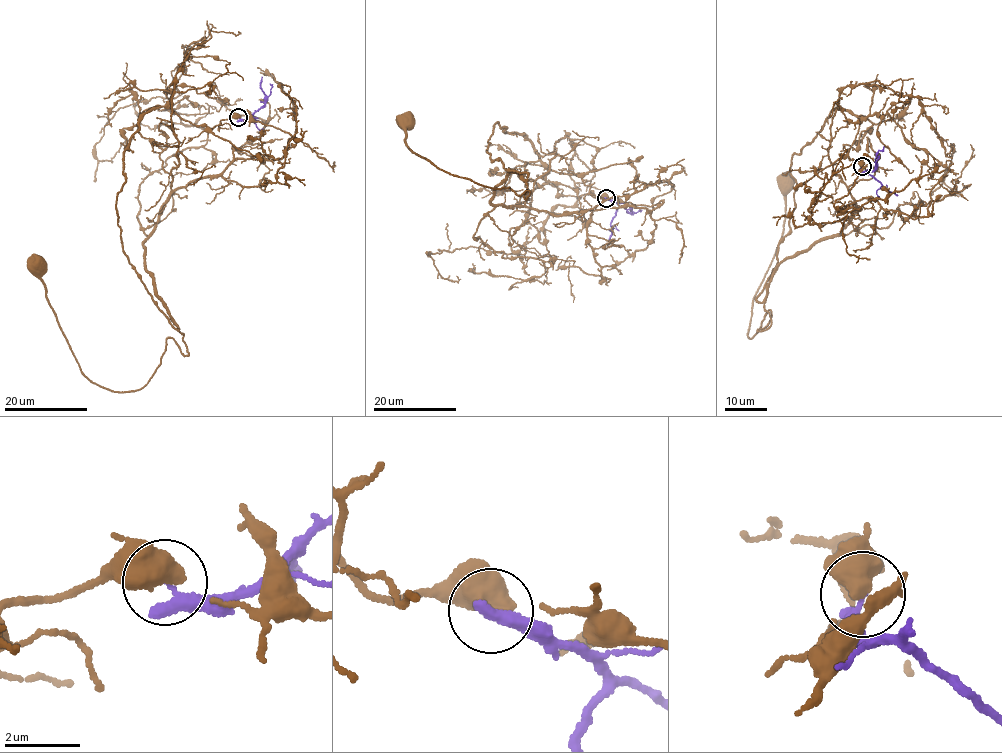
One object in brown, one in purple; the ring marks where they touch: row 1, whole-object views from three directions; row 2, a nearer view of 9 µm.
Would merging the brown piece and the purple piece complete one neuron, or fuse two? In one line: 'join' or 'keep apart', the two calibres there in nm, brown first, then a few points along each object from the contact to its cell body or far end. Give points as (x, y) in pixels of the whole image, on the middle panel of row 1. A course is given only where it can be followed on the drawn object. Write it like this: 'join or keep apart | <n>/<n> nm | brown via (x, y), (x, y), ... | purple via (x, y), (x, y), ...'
keep apart | 500/360 nm | brown via (606, 198), (496, 122), (486, 153), (527, 173), (525, 199), (447, 173), (409, 148), (405, 119) | purple via (606, 198), (629, 212), (630, 207), (632, 209)

